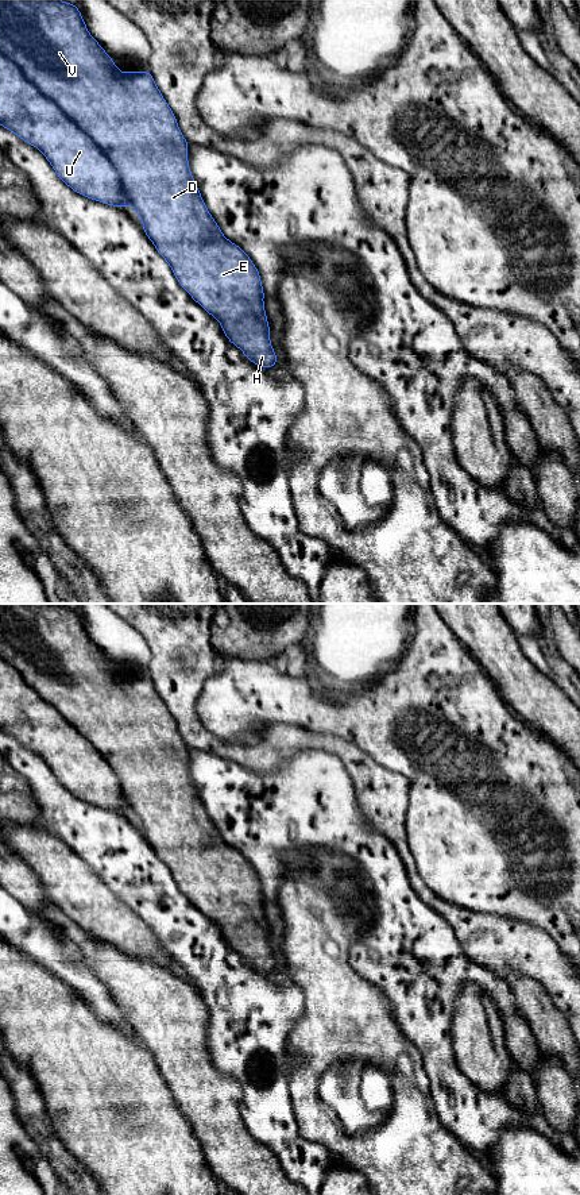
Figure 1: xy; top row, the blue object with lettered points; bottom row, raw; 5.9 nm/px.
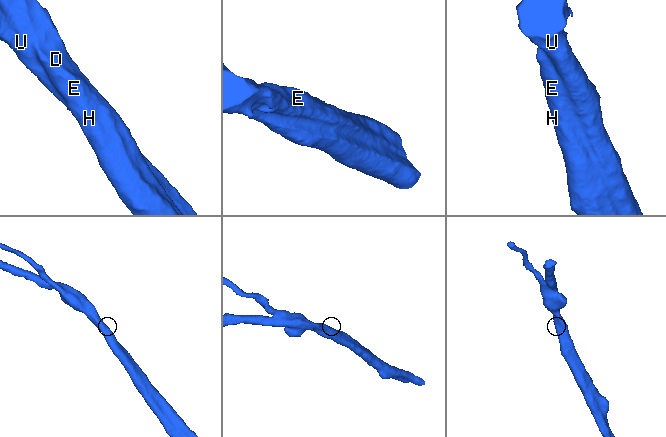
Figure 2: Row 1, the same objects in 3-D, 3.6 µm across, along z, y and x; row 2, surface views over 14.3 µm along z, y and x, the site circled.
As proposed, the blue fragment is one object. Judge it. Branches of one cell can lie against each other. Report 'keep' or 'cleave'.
cleave

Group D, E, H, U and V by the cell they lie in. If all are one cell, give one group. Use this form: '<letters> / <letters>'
D E H V / U

